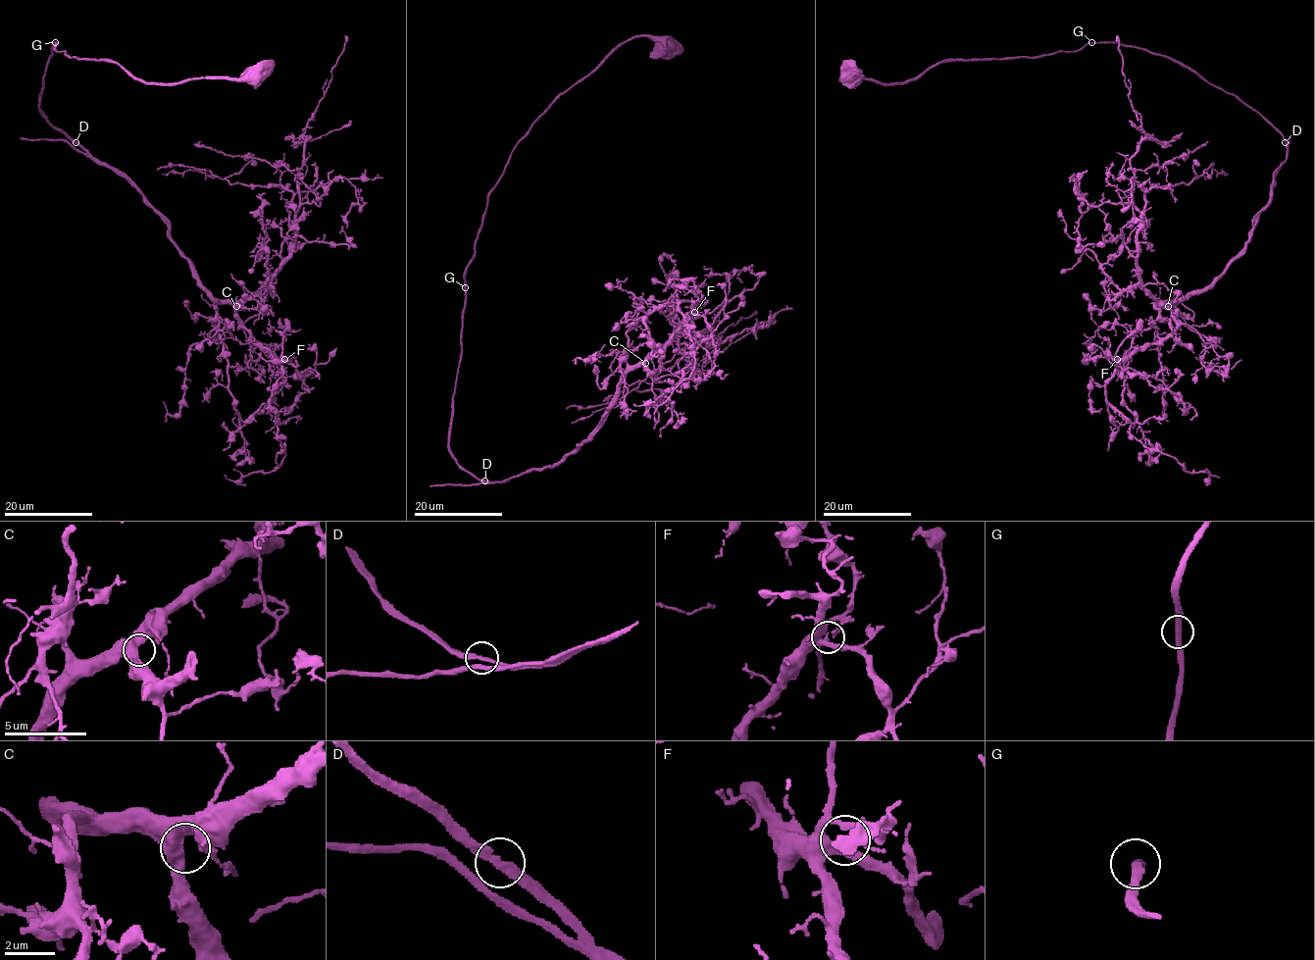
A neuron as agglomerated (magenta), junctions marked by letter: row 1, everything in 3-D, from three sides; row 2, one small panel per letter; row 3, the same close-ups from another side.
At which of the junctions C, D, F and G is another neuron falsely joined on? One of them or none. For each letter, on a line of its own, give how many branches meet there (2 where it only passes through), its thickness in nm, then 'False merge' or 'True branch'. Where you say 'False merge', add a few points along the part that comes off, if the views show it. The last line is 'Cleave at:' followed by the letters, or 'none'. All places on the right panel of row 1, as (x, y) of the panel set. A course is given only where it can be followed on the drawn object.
C: Branches: 2. Thickness 550 nm. True branch
D: Branches: 2. Thickness 240 nm. True branch
F: Branches: 2. Thickness 360 nm. True branch
G: Branches: 2. Thickness 240 nm. True branch
Cleave at: none

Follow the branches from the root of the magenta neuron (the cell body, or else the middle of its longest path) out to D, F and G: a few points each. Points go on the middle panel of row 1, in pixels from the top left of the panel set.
D: (663, 46), (647, 36), (622, 42), (533, 124), (489, 194), (465, 275), (449, 434), (453, 458), (484, 480)
F: (663, 46), (622, 42), (533, 124), (489, 194), (465, 275), (453, 458), (491, 482), (554, 467), (694, 312)
G: (663, 46), (647, 36), (622, 42), (533, 124), (516, 145), (489, 194), (465, 287)

